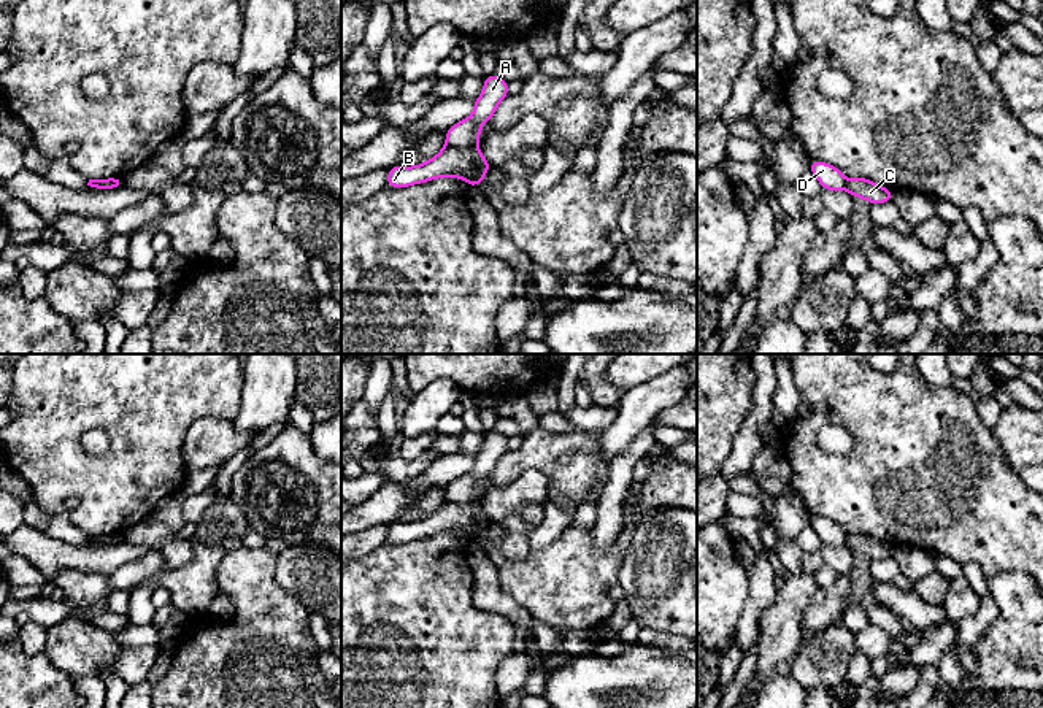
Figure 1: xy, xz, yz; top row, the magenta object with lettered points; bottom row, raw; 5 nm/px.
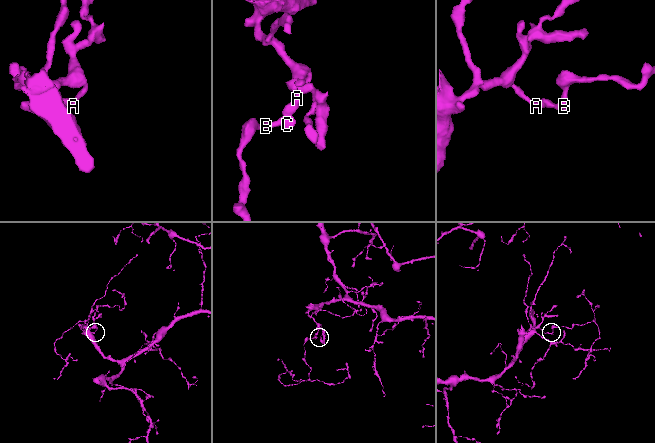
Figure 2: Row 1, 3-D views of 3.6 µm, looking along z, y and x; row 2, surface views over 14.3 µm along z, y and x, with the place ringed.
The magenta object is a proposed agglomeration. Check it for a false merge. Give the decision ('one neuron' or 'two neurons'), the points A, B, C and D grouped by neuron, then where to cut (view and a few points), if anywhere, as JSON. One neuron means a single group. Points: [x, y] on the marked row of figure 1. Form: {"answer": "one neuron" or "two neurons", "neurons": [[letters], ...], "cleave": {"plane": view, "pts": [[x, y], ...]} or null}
{"answer": "two neurons", "neurons": [["A", "D"], ["B", "C"]], "cleave": {"plane": "xz", "pts": [[475, 143], [470, 146], [446, 146]]}}

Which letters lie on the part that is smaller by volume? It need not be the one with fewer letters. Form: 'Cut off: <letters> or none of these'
Cut off: B, C

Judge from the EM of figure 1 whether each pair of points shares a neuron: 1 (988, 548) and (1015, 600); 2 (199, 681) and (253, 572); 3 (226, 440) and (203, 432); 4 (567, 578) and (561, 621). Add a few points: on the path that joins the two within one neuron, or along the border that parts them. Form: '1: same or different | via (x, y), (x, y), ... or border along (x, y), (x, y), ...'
1: different | border along (1026, 573), (1000, 572), (988, 580)
2: same | via (224, 654), (253, 626), (253, 599)
3: same | via (221, 440), (208, 437)
4: same | via (565, 589), (562, 610)

